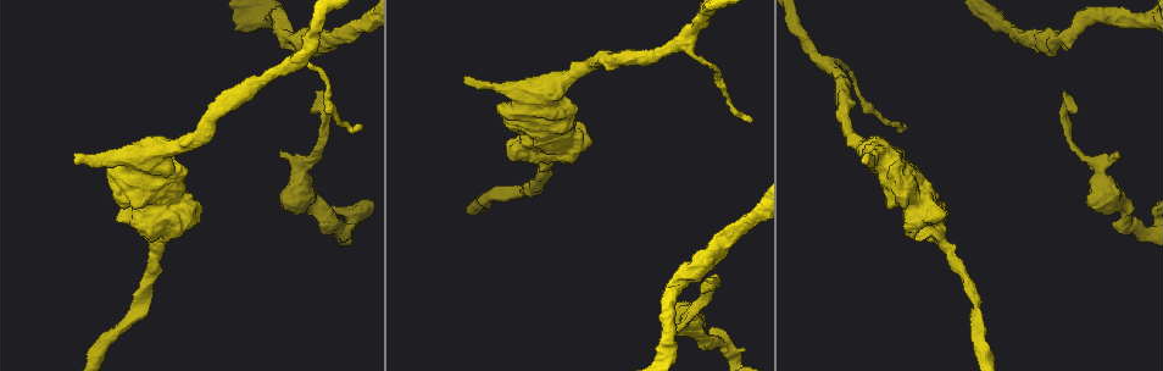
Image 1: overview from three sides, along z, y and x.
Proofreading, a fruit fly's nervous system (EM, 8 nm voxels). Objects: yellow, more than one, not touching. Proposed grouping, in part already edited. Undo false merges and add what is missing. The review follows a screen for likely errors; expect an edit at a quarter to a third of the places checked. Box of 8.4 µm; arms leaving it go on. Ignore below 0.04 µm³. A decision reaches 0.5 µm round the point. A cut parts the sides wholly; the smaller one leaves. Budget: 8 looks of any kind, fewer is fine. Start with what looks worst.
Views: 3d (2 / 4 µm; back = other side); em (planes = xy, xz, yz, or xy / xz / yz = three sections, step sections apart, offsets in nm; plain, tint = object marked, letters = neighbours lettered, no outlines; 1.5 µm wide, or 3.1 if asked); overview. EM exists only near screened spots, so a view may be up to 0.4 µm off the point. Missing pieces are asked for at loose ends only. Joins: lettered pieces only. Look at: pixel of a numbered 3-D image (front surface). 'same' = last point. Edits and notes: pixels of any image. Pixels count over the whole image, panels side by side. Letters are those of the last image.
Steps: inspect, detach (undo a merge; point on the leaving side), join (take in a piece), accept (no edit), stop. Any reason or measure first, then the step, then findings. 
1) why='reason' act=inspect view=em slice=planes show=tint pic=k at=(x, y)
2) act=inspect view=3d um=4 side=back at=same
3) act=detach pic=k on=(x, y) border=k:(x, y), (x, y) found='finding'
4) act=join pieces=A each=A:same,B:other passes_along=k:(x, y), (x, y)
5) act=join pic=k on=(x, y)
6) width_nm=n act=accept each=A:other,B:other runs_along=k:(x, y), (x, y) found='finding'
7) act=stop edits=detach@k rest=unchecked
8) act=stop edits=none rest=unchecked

why='tapers out' act=inspect view=em slice=xz step=4 show=tint pic=1 at=(316, 92)

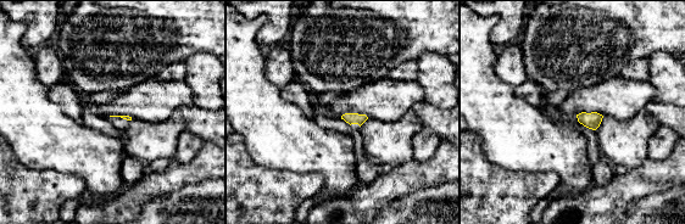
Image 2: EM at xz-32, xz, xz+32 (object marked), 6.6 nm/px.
act=inspect view=em slice=planes show=letters at=same

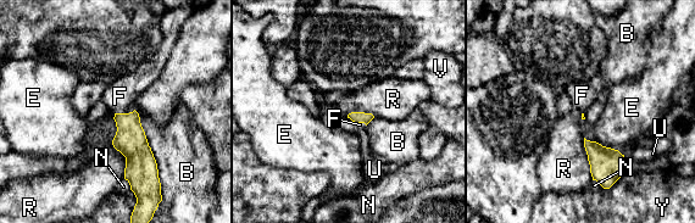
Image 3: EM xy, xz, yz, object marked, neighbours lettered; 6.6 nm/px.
act=join pieces=F each=B:other,E:other,F:same,N:other,R:other,U:other,V:other,Y:other passes_along=3:(131, 140), (124, 113), (120, 96) found='it goes on there'

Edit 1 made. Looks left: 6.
why='an open end' act=inspect view=3d um=4 pic=1 at=(865, 163)

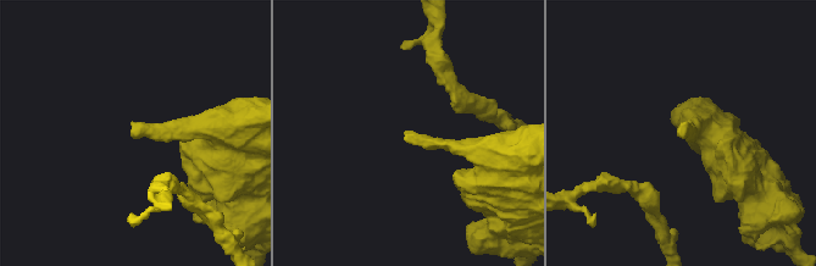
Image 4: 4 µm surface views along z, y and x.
why='need the tissue' act=inspect view=em slice=yz step=8 show=tint pic=4 at=(680, 135)

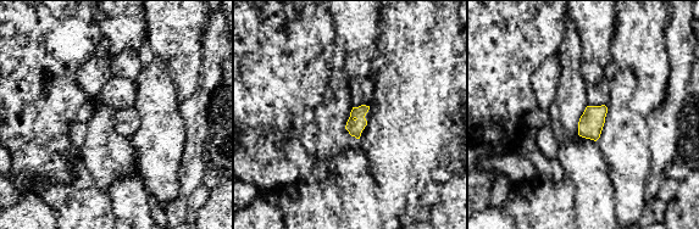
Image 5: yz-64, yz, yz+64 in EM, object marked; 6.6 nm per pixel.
why='cut it another way' act=inspect view=em slice=planes show=letters at=same

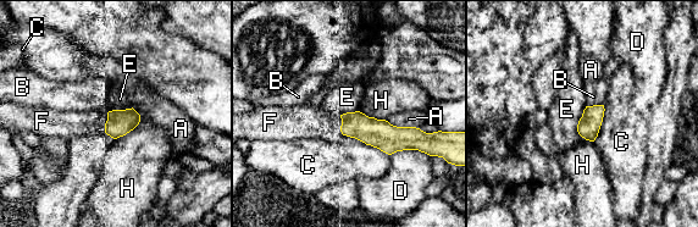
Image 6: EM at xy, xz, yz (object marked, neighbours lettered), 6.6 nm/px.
longest_contact=C:340nm act=join pieces=F each=A:other,B:other,C:other,D:other,E:other,F:same,H:other found='it goes on there'

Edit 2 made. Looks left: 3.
act=stop edits=join@3,join@6 rest=unchecked

